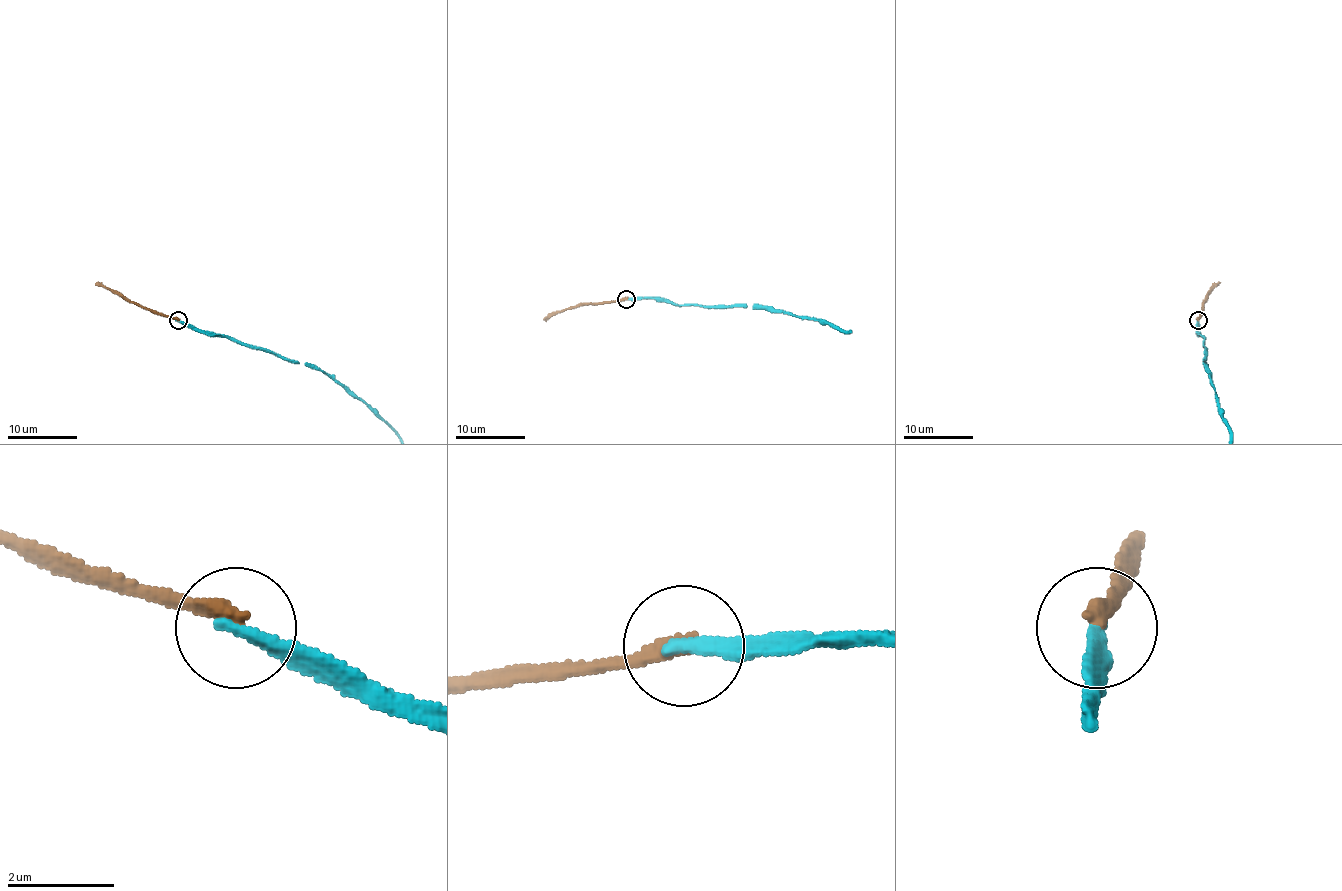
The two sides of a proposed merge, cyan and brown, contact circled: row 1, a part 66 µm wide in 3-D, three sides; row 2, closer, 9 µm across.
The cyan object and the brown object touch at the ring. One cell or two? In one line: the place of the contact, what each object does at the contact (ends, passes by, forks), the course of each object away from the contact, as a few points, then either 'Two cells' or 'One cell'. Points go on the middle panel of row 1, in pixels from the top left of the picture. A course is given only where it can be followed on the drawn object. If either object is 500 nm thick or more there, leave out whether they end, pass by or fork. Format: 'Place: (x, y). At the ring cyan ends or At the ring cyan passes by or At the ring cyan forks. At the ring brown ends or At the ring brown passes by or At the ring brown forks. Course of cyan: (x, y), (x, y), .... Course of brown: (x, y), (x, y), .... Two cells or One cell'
Place: (626, 299). At the ring cyan ends. At the ring brown ends. Course of brown: (626, 299), (584, 302), (543, 320). Two cells

